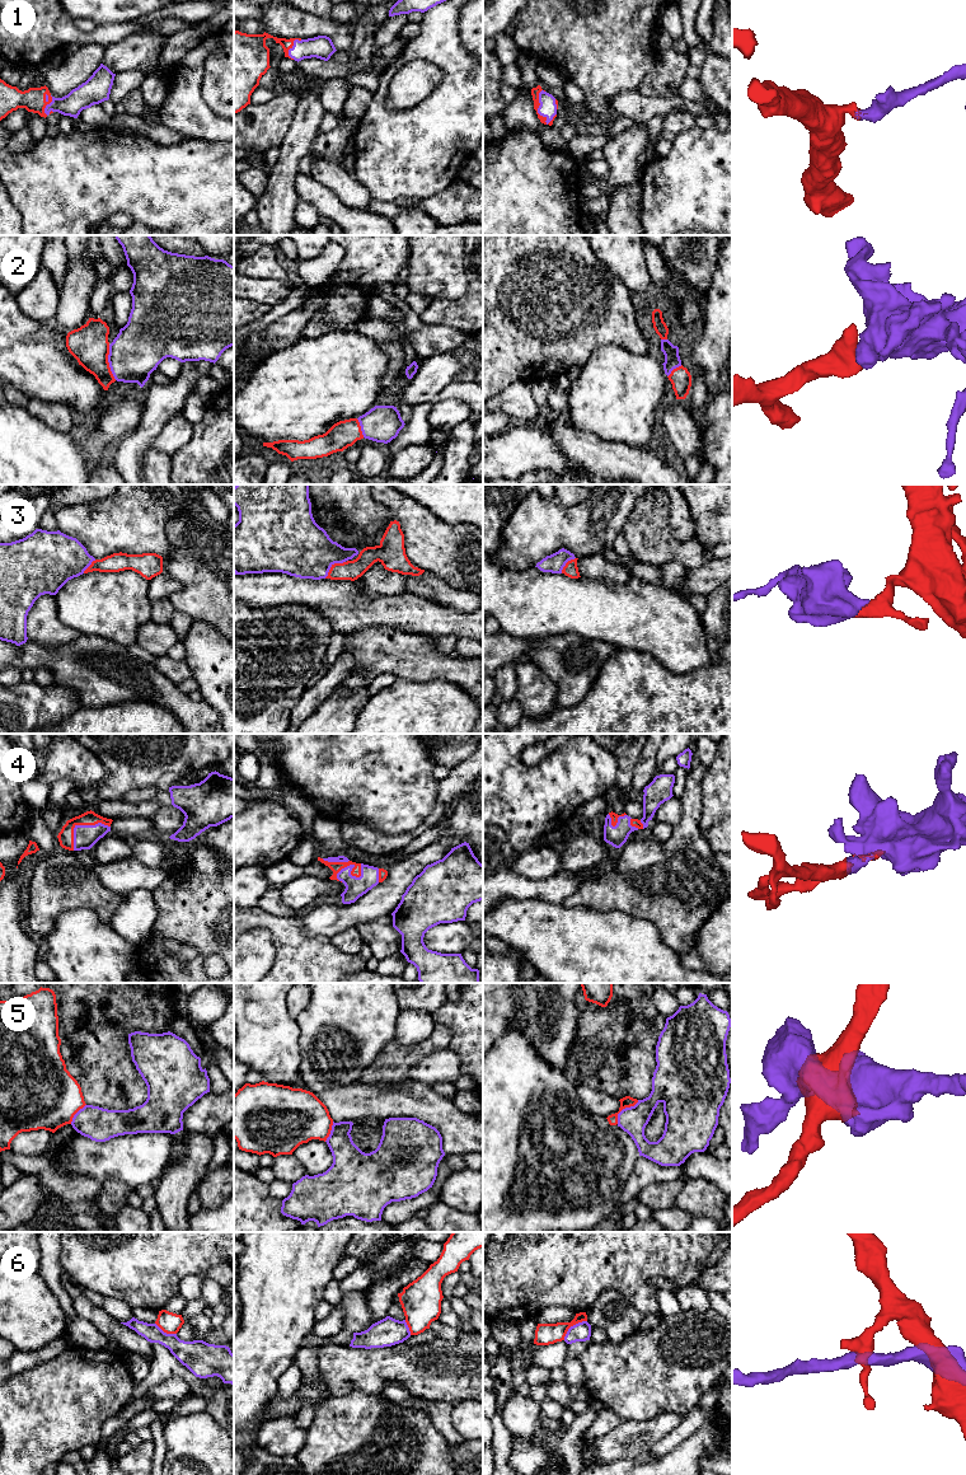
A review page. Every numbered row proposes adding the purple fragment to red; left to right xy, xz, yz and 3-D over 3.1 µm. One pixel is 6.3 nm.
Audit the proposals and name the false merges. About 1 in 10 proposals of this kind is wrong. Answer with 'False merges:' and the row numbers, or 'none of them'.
False merges: 5, 6

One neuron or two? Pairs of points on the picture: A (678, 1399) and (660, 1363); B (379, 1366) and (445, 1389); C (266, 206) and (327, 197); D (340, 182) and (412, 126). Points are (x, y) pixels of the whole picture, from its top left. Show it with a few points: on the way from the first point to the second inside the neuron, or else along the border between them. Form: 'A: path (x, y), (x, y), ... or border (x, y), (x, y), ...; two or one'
A: path (678, 1390), (676, 1382), (669, 1372); one
B: path (395, 1366), (411, 1366), (416, 1371), (428, 1373); one
C: border (296, 172), (295, 192), (300, 198); two
D: border (351, 174), (371, 196); two

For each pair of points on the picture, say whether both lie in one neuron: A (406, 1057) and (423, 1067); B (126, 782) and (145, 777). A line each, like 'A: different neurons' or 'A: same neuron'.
A: different neurons
B: same neuron

